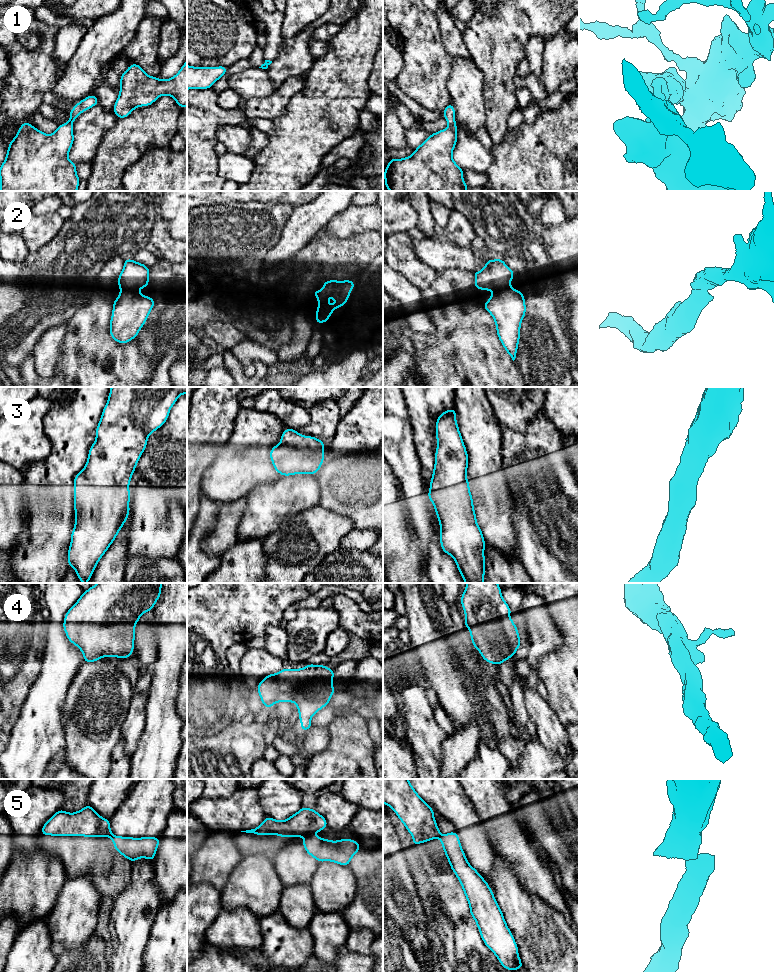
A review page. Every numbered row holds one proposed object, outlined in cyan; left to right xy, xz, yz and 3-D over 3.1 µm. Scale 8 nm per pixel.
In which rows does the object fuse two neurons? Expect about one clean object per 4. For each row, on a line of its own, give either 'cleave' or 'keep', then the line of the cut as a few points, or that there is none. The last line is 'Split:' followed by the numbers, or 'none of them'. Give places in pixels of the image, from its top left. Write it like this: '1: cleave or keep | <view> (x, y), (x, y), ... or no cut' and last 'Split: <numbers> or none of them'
1: cleave | yz (455, 122), (449, 126)
2: keep | no cut
3: keep | no cut
4: keep | no cut
5: cleave | xz (311, 834), (305, 838)
Split: 1, 5

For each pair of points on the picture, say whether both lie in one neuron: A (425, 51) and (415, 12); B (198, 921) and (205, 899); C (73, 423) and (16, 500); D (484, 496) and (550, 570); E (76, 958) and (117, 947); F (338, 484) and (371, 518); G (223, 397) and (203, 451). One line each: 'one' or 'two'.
A: one
B: one
C: two
D: two
E: two
F: one
G: one

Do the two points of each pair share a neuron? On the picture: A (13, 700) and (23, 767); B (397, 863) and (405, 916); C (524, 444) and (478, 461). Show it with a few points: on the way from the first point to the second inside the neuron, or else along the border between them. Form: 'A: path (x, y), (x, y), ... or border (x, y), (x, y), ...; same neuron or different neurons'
A: border (25, 698), (10, 736); different neurons
B: path (397, 876), (397, 893), (402, 903); same neuron
C: border (501, 429), (501, 461), (503, 467); different neurons

